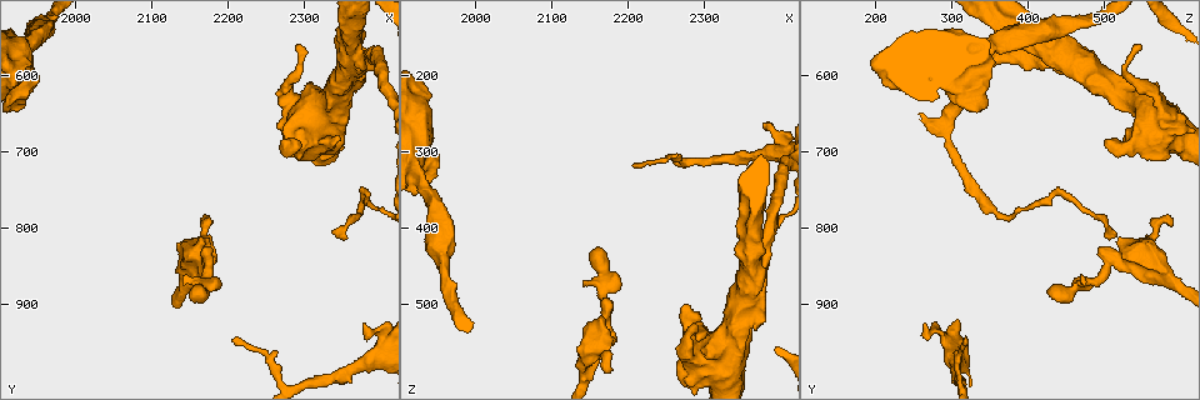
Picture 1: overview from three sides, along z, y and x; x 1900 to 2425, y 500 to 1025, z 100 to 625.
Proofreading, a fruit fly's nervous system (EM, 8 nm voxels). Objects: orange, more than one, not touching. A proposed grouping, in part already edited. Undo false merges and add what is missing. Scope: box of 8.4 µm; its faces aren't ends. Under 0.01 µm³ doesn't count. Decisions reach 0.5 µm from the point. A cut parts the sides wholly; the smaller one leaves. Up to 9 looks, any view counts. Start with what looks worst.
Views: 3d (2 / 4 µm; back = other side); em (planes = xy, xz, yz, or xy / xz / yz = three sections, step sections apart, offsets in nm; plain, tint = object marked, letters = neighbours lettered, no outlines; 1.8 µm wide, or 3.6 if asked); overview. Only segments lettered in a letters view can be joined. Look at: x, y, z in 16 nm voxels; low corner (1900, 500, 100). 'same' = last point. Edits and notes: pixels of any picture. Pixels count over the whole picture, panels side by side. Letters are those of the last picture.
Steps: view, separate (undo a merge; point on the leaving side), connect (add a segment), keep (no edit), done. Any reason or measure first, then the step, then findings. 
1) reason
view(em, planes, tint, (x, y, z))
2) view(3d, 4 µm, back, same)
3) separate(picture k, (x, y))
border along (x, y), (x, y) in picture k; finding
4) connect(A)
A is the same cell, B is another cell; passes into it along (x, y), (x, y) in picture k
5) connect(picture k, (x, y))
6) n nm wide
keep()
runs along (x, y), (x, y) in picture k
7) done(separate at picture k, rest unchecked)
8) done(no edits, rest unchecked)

an open end
view(3d, 4 µm, (2375, 930, 265))

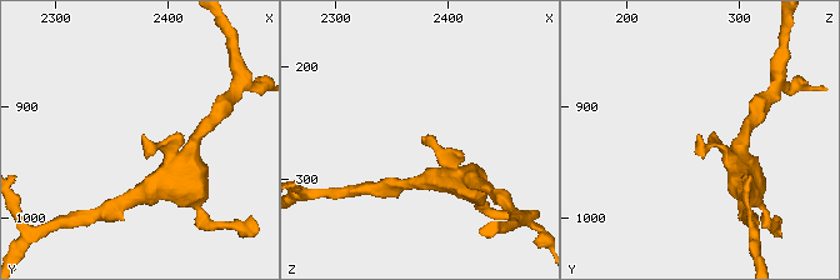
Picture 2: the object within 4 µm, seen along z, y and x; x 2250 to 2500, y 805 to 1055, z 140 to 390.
view(em, xz, step 4, tint, (2374, 926, 262))

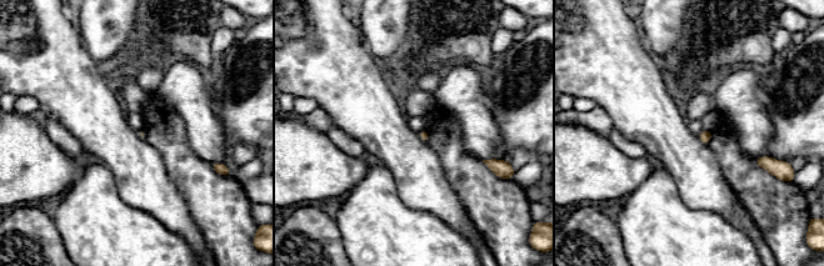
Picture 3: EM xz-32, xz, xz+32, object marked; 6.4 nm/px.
cut it another way
view(em, planes, letters, same)

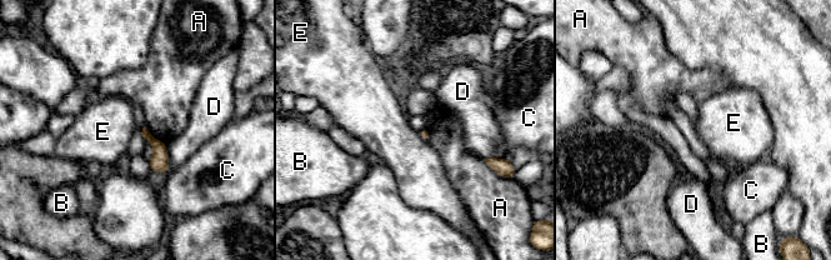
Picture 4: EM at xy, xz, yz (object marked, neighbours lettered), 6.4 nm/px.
keep()
A, B, C, D and E are other cells; border along (419, 133), (427, 141) in picture 4; no lettered segment goes on from it

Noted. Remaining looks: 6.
three-way junction
view(em, 3.6 µm, xz, step 8, tint, (2360, 575, 440))

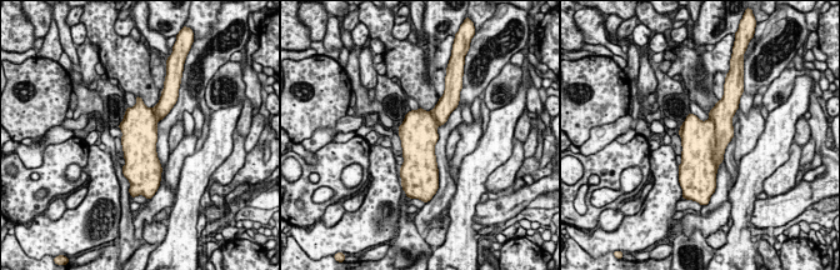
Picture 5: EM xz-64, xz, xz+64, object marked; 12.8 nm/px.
see the neighbours
view(em, 3.6 µm, xz, step 8, letters, same)

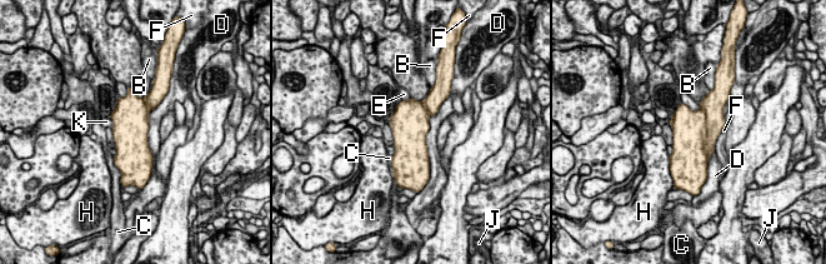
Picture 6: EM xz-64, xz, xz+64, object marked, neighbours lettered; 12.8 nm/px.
460 nm wide
keep()
B, C, D, E, F, H, J and K are other cells; border along (681, 103), (692, 110), (701, 106) in picture 6; continuous, no second neuron

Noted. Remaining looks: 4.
an open end
view(em, yz, step 16, letters, (2175, 790, 585))

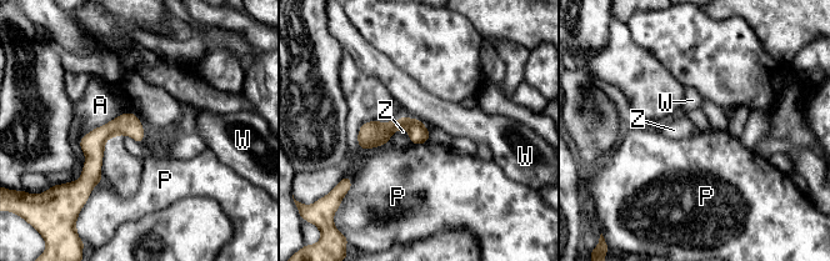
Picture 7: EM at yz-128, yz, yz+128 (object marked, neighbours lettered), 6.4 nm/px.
view(em, planes, letters, same)

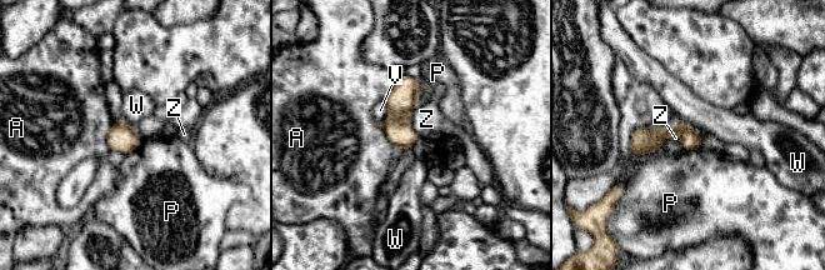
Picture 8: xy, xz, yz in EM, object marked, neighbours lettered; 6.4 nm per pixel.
keep()
A, P, V, W and Z are other cells; border along (419, 101), (410, 118) in picture 8; none of them fits

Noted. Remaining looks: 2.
done(no edits, rest unchecked)

